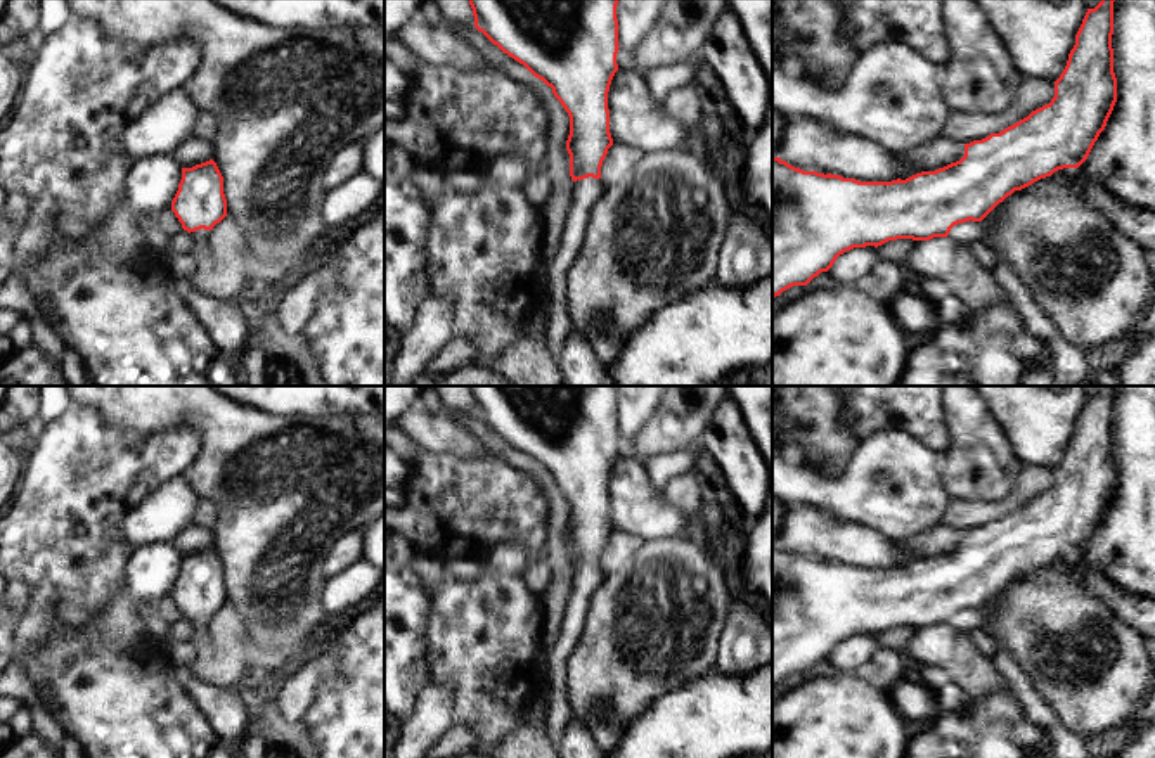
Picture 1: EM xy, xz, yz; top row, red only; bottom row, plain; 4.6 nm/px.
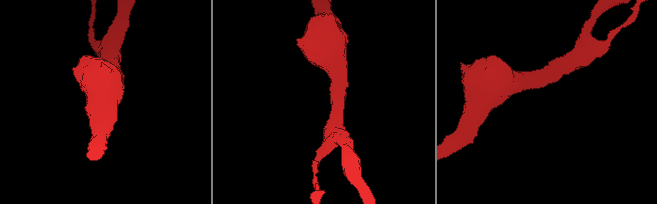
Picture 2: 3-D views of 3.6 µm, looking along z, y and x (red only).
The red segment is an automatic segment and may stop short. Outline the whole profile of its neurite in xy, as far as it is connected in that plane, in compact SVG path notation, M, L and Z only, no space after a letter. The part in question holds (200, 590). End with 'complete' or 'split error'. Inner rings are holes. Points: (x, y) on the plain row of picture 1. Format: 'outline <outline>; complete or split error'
outline M213 547L182 556L171 599L196 630L204 628L213 614L227 604L223 564Z; split error

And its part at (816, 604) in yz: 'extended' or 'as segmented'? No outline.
extended

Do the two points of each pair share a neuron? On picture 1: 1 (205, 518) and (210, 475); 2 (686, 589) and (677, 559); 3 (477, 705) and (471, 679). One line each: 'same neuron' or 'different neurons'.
1: different neurons
2: same neuron
3: same neuron

